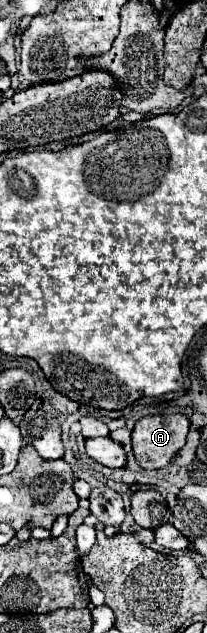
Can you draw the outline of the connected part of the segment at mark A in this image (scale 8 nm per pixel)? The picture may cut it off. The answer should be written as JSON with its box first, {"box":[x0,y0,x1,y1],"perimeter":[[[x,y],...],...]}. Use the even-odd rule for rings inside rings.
{"box":[132,414,190,468],"perimeter":[[[184,414],[146,416],[136,422],[132,450],[142,468],[164,468],[186,442],[190,420]]]}

